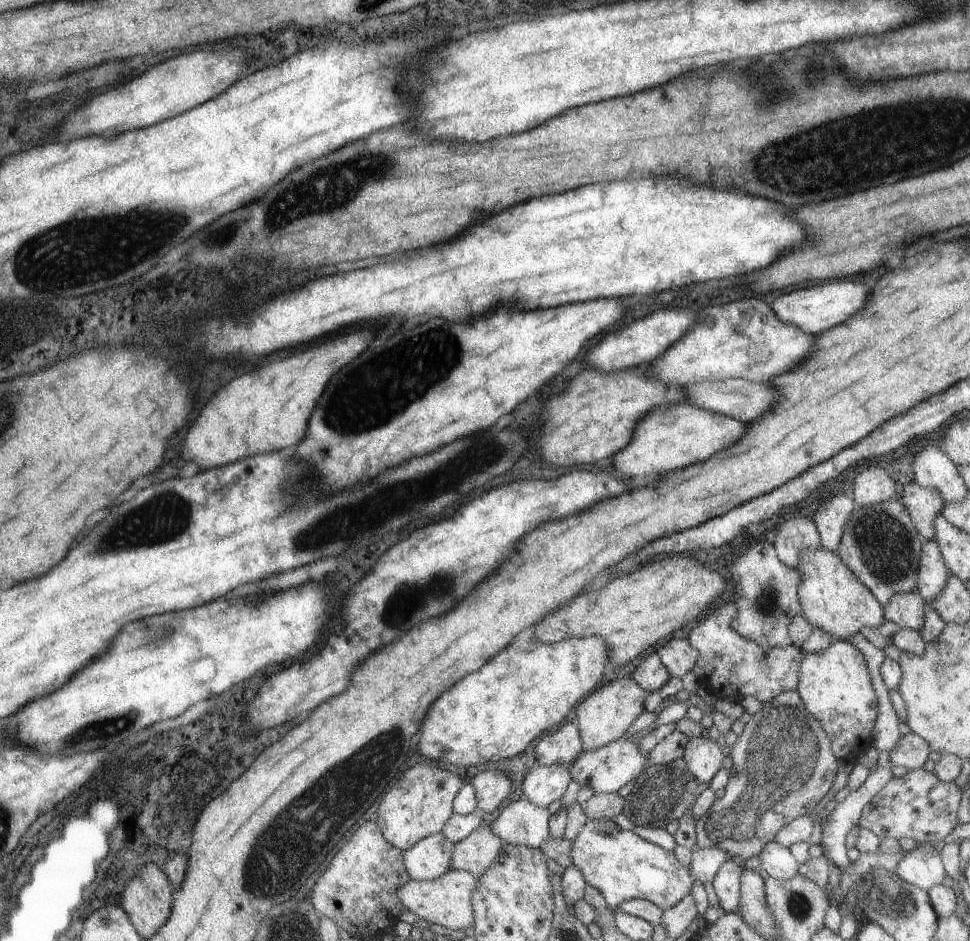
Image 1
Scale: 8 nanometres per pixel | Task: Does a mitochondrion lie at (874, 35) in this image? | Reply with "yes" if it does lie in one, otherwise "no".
no

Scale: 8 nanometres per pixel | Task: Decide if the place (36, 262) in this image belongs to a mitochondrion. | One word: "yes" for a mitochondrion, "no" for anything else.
yes

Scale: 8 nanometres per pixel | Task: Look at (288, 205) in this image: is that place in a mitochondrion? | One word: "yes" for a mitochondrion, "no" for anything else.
yes

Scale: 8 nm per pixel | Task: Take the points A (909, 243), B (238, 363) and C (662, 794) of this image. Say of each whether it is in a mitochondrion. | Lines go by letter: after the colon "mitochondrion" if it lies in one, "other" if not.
A: other
B: other
C: mitochondrion

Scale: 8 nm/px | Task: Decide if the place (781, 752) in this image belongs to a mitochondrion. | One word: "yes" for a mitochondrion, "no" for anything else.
yes

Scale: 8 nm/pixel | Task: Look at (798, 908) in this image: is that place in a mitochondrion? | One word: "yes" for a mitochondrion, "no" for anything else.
yes

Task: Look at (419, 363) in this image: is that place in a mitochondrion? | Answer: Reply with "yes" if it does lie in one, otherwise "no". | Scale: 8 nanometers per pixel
yes

